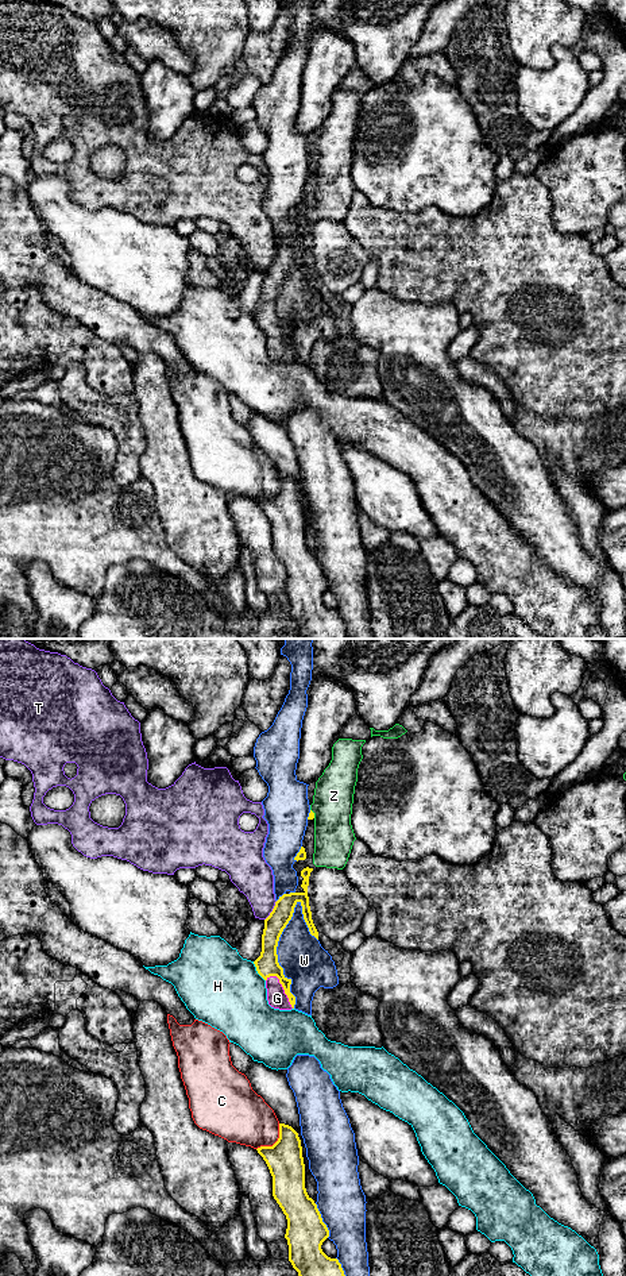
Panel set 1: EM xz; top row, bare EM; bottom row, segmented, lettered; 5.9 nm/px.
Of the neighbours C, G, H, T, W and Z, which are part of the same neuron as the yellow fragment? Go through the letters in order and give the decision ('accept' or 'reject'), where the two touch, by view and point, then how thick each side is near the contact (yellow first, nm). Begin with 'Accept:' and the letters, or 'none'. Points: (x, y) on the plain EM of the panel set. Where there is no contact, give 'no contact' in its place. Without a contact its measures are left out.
Accept: G
C: reject; meets yellow in xz at (275, 494); 220 nm thick on the yellow side, 320 nm on the other
G: accept; meets yellow in xz at (283, 340); 130 nm thick on the yellow side, 120 nm on the other
H: reject; meets yellow in xz at (257, 322); 130 nm thick on the yellow side, 460 nm on the other
T: reject; meets yellow in xz at (273, 262); 120 nm thick on the yellow side, 220 nm on the other
W: reject; meets yellow in xz at (277, 307); 130 nm thick on the yellow side, 280 nm on the other
Z: reject; meets yellow in xz at (313, 165); 30 nm thick on the yellow side, 240 nm on the other

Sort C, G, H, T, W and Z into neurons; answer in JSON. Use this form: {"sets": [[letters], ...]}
{"sets": [["C"], ["G"], ["H"], ["T"], ["W"], ["Z"]]}

